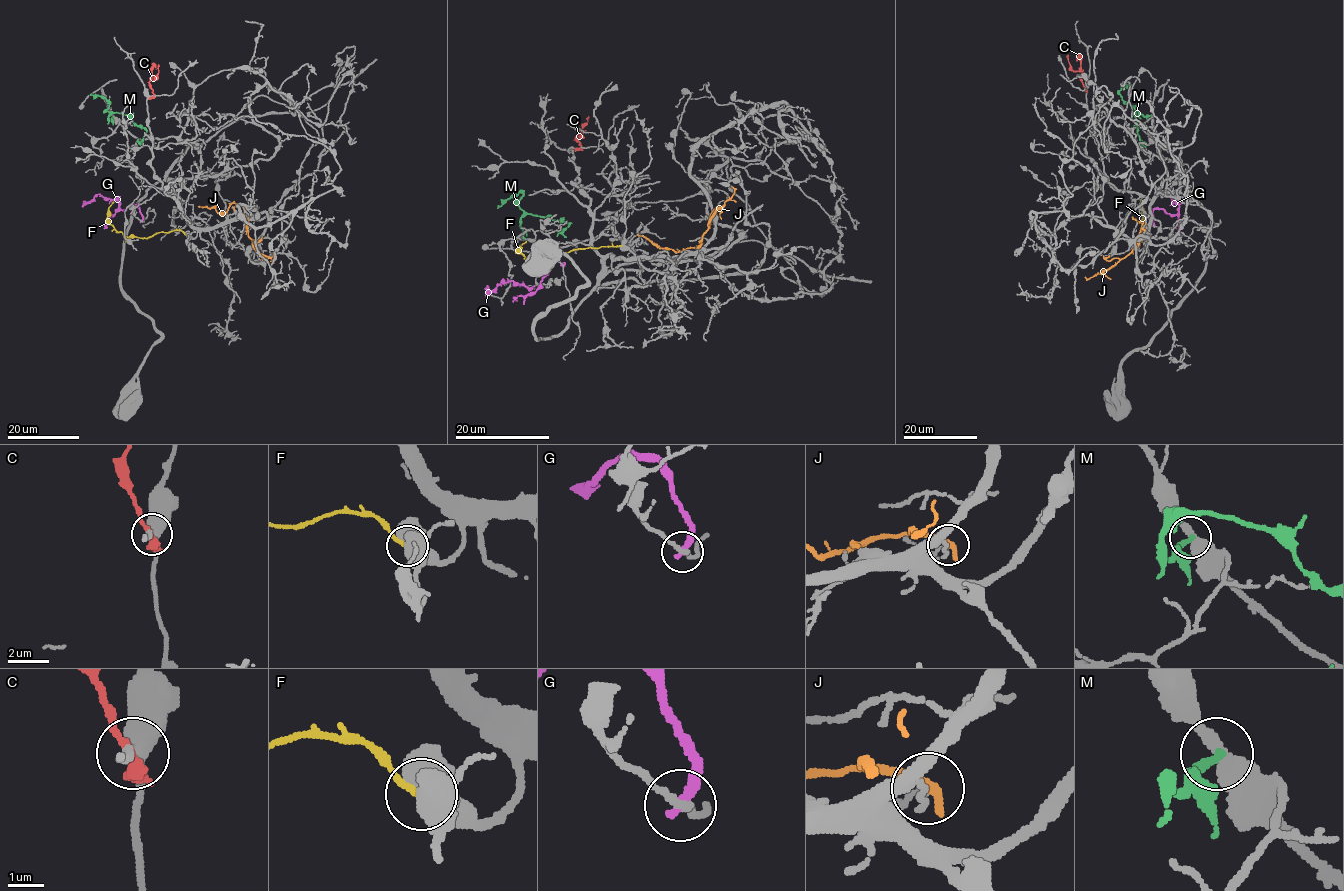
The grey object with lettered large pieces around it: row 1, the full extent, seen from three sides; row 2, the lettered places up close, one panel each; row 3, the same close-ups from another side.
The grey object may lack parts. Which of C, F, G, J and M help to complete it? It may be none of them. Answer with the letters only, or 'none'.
F

